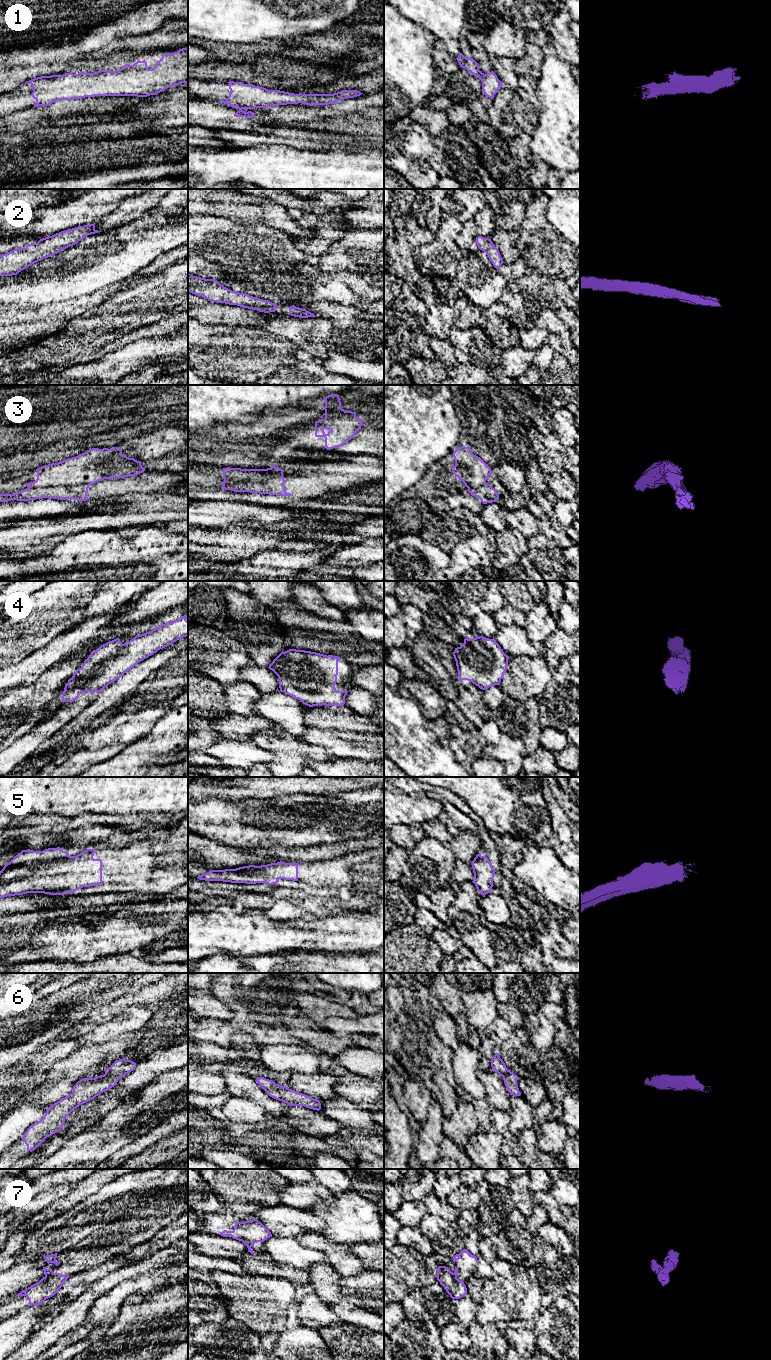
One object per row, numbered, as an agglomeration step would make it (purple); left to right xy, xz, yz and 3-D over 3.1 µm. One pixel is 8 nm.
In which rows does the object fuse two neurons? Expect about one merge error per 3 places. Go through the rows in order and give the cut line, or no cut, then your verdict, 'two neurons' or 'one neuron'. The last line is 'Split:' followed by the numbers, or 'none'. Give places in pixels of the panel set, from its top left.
1: no cut | one neuron
2: no cut | one neuron
3: xy (89, 484), (78, 484), (68, 487), (28, 488) | two neurons
4: no cut | one neuron
5: no cut | one neuron
6: no cut | one neuron
7: xy (54, 1273), (45, 1277) | two neurons
Split: 3, 7

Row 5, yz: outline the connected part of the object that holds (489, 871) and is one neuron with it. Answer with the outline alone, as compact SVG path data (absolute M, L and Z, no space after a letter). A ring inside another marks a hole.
M477 854L471 865L474 873L472 882L475 884L477 891L480 892L482 896L491 893L491 889L494 886L493 878L495 870L489 859L486 855L481 856Z

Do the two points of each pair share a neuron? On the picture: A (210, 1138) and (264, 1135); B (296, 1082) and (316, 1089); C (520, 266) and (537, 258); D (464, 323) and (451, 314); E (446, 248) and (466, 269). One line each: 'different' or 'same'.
A: same
B: same
C: different
D: different
E: different

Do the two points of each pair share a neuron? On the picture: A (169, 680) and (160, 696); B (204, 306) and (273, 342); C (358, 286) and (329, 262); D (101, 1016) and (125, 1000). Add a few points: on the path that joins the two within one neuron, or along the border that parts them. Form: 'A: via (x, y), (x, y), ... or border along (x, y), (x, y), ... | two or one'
A: via (165, 684), (160, 689), (160, 692) | one
B: border along (232, 324), (252, 326) | two
C: border along (316, 266), (323, 271), (347, 271) | two
D: via (107, 1012), (119, 1006) | one

